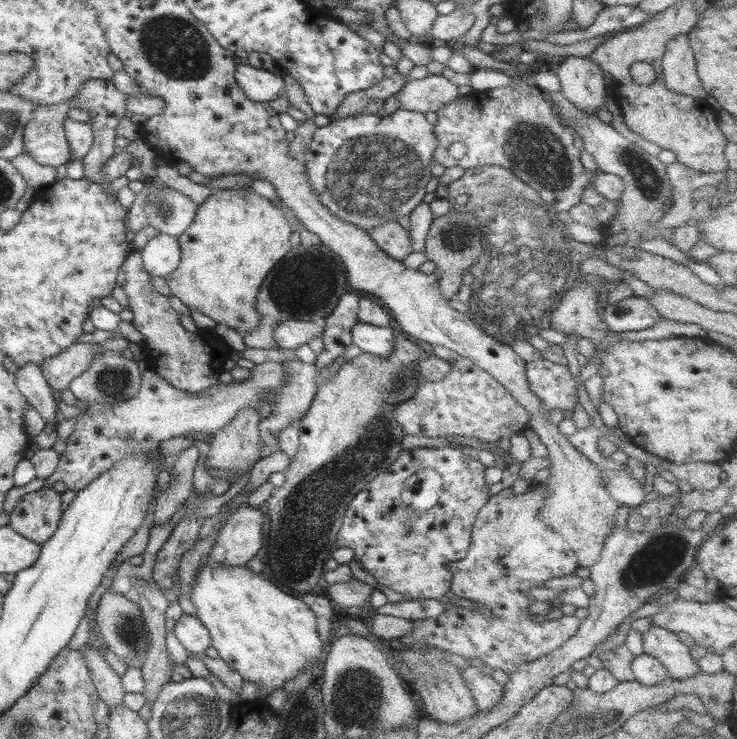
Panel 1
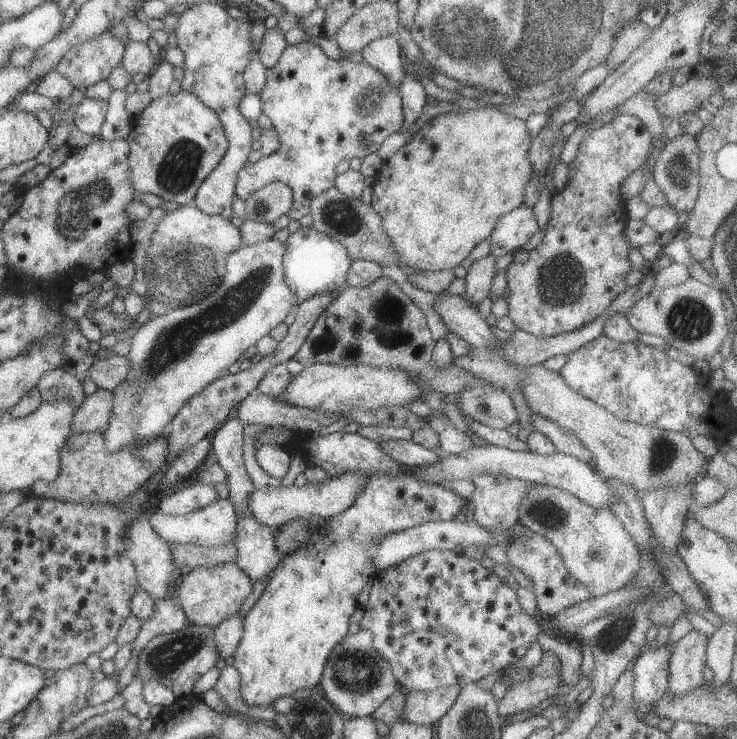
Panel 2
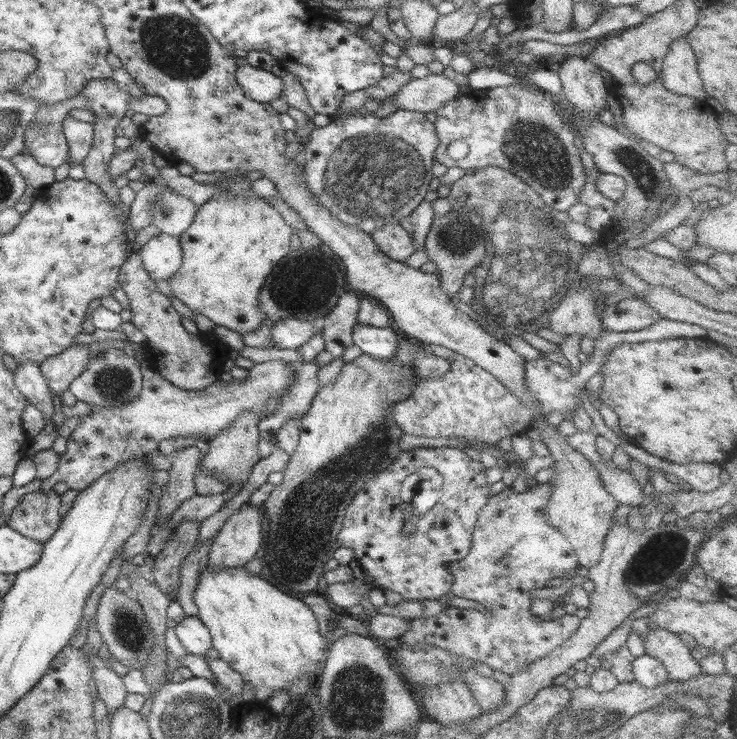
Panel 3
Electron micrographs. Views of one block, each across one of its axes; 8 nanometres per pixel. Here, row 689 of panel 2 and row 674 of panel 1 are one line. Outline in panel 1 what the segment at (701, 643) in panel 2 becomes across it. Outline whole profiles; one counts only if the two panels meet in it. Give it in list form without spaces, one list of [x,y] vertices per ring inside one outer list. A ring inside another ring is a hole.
[[[651,626],[642,630],[643,652],[656,658],[668,671],[670,679],[685,680],[700,673],[690,648],[670,630]]]

